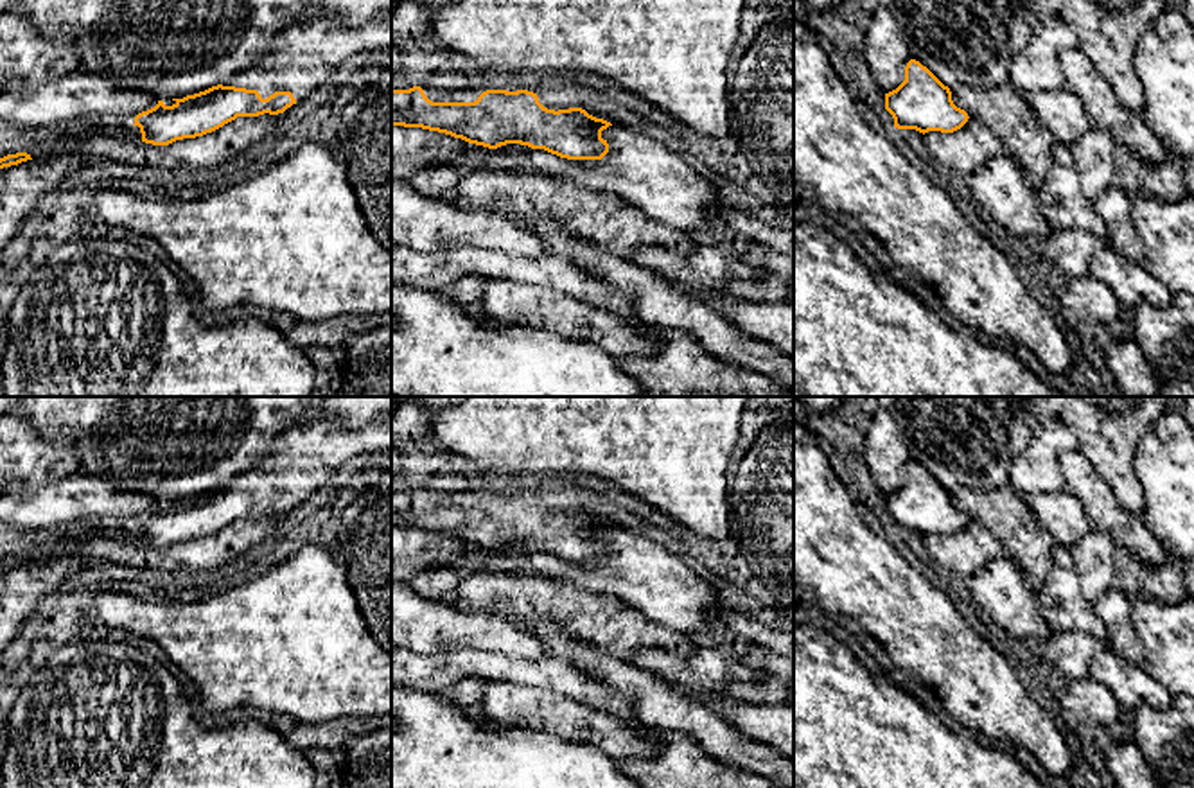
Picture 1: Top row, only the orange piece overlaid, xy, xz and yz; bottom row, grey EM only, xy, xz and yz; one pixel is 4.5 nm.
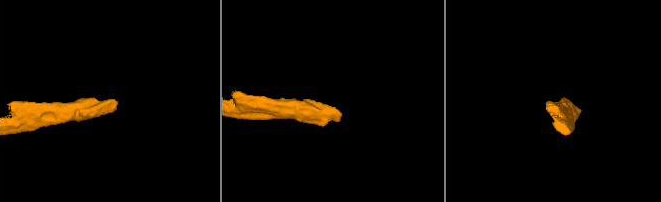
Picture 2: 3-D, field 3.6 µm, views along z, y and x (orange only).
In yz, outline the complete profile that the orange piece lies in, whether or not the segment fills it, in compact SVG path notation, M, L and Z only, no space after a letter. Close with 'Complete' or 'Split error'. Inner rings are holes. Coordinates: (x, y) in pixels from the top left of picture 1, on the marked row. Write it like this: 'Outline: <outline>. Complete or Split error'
Outline: M910 59L905 66L905 81L885 93L885 109L898 129L919 133L953 133L968 122L968 113L952 101L952 92L926 66Z. Complete

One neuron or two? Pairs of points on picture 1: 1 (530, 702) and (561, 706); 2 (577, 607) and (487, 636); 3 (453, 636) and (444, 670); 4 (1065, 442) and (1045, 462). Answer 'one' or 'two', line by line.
1: one
2: two
3: two
4: one

